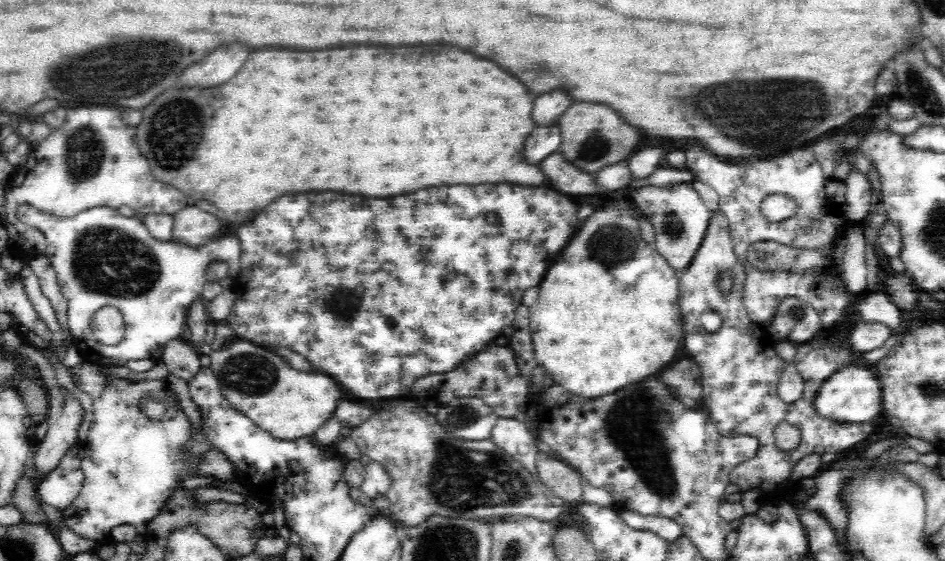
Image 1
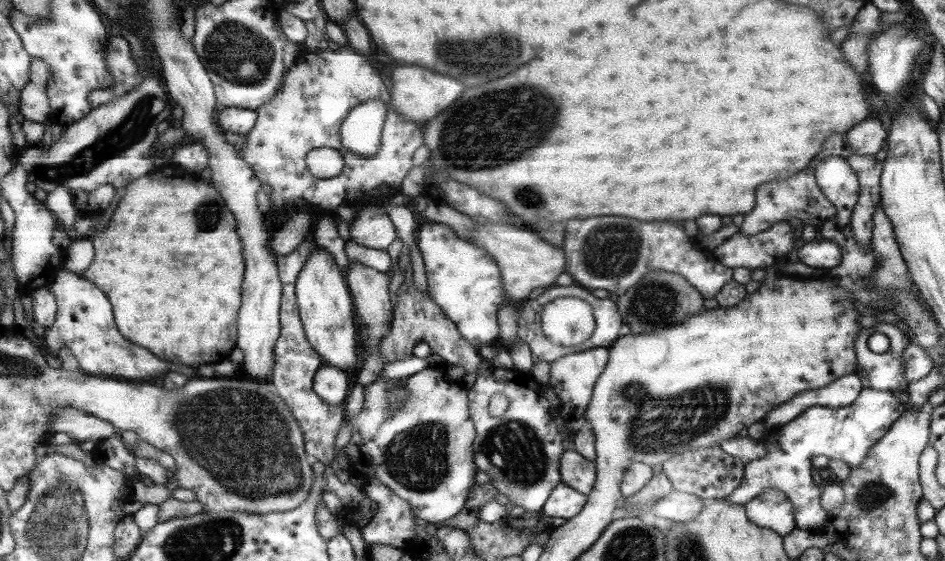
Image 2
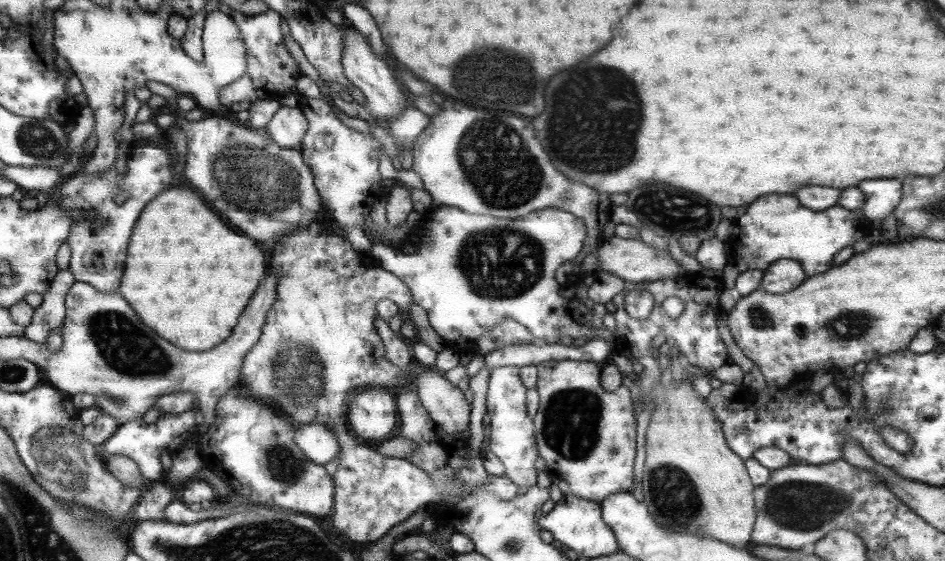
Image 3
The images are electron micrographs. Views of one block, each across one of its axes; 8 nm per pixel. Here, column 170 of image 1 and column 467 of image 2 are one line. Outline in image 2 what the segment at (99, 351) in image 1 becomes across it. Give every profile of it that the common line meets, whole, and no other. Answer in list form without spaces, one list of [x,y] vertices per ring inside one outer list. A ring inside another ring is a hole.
[[[427,222],[420,226],[416,240],[425,262],[429,296],[450,320],[457,324],[460,333],[478,351],[499,342],[500,330],[496,322],[498,306],[504,304],[505,284],[497,261],[486,249],[470,240],[461,238],[449,227]]]

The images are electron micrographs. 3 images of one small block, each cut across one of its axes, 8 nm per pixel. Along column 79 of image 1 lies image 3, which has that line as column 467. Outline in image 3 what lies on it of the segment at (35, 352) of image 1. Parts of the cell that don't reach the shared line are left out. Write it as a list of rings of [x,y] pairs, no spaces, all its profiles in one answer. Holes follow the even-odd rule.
[[[426,368],[418,375],[416,382],[414,382],[414,387],[421,399],[421,403],[428,412],[428,416],[437,421],[442,428],[446,428],[448,435],[462,436],[464,434],[464,430],[470,425],[473,408],[464,397],[464,392],[462,392],[461,388],[453,385],[450,377],[443,377],[438,372]]]

